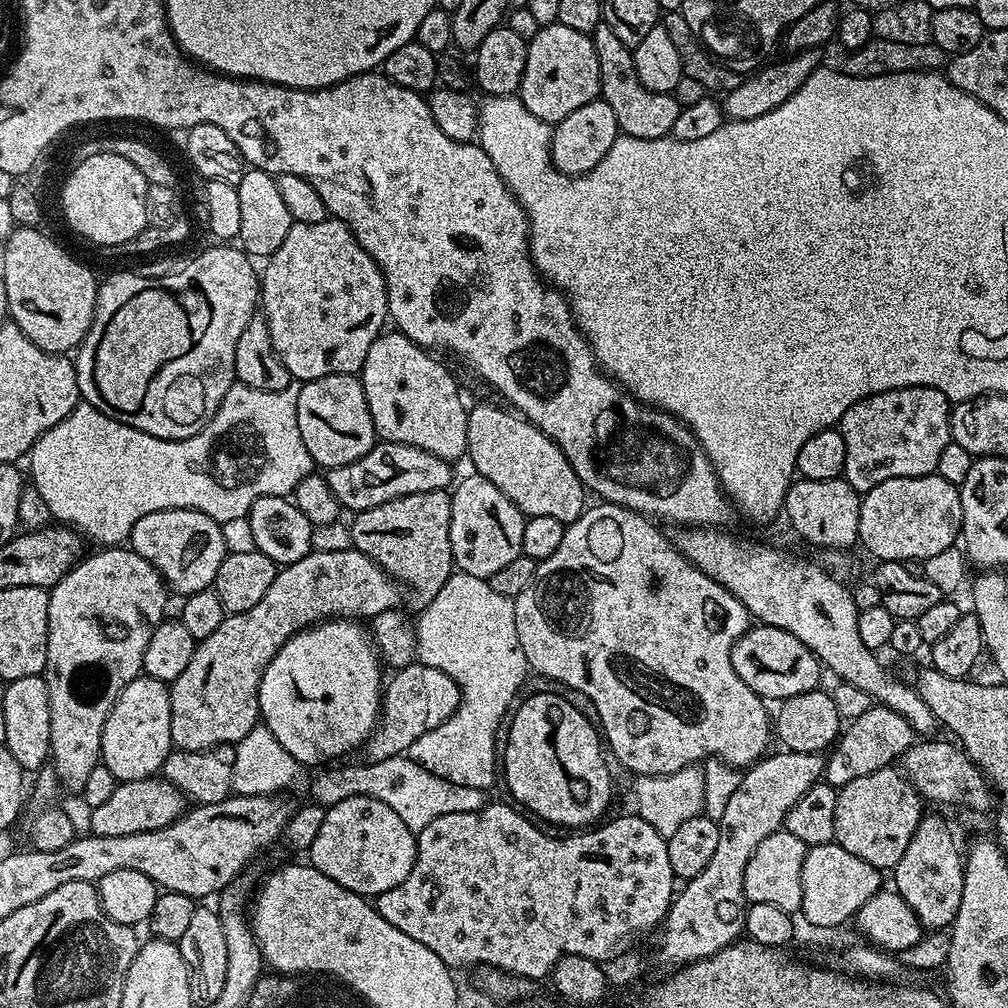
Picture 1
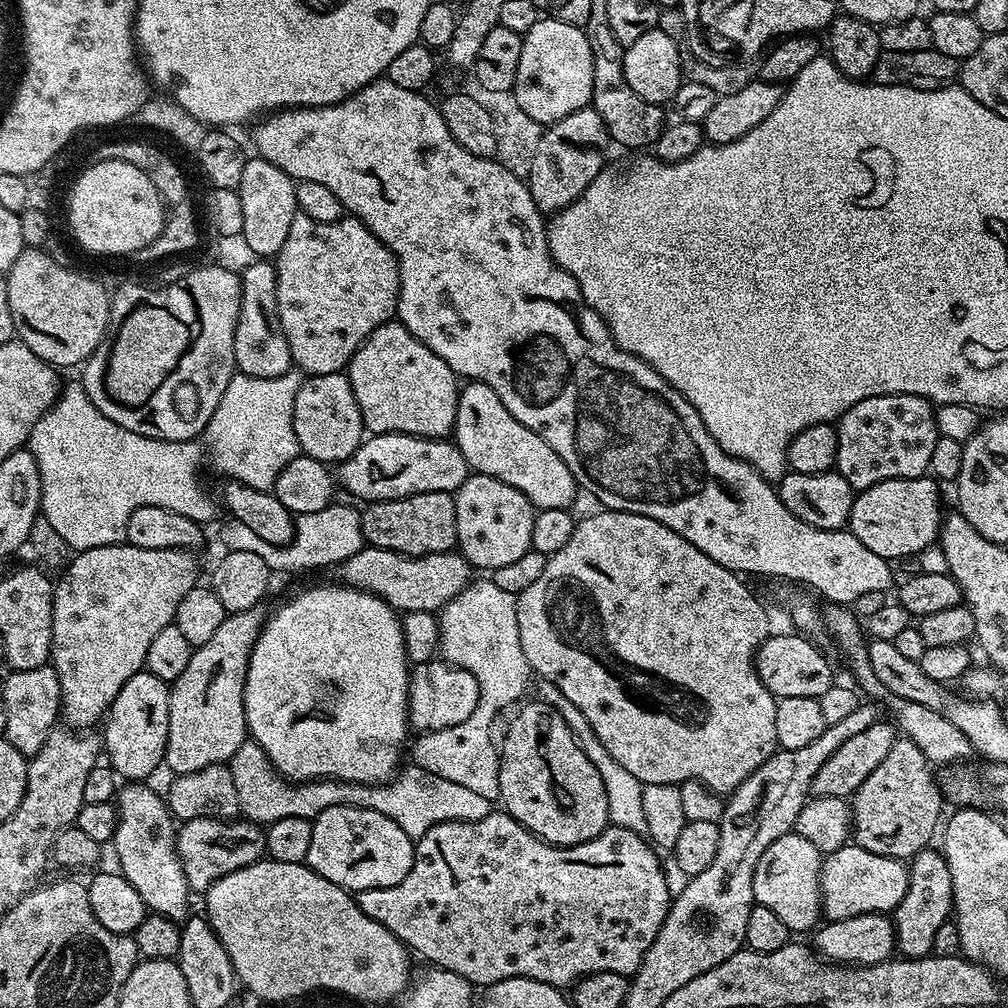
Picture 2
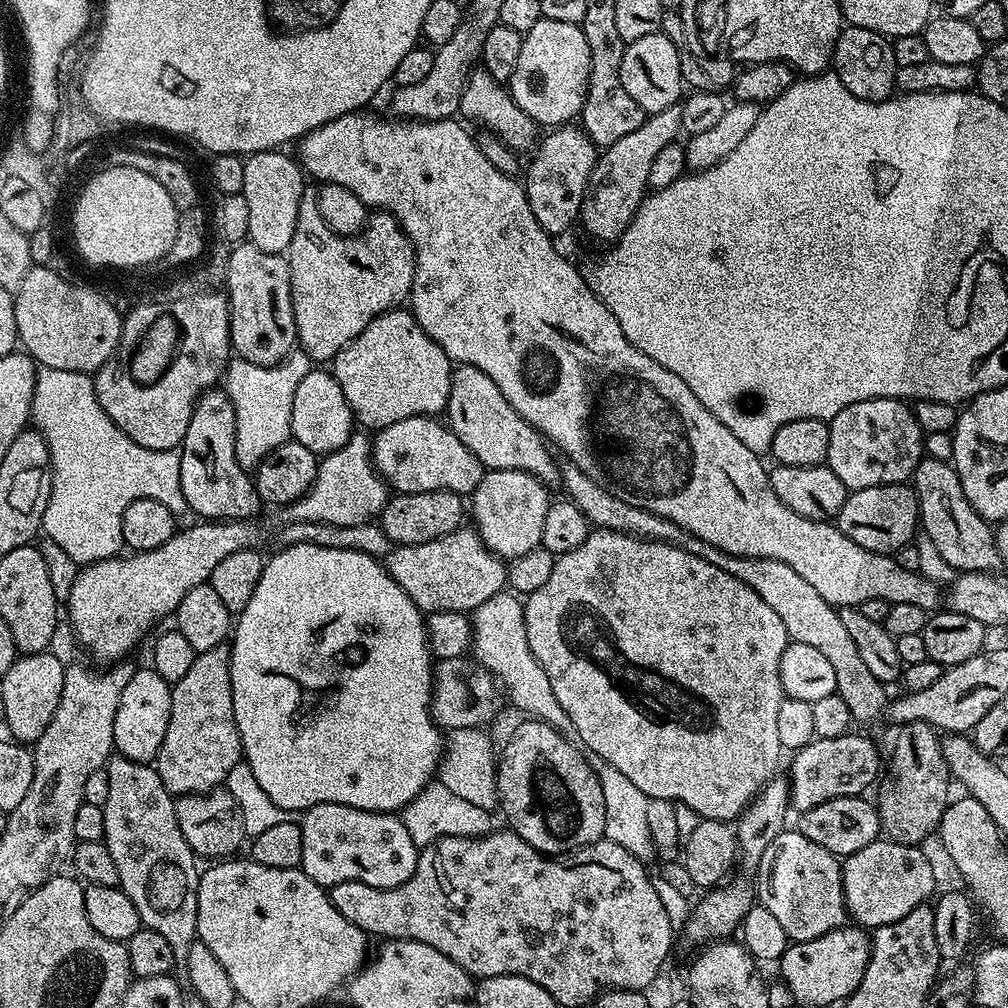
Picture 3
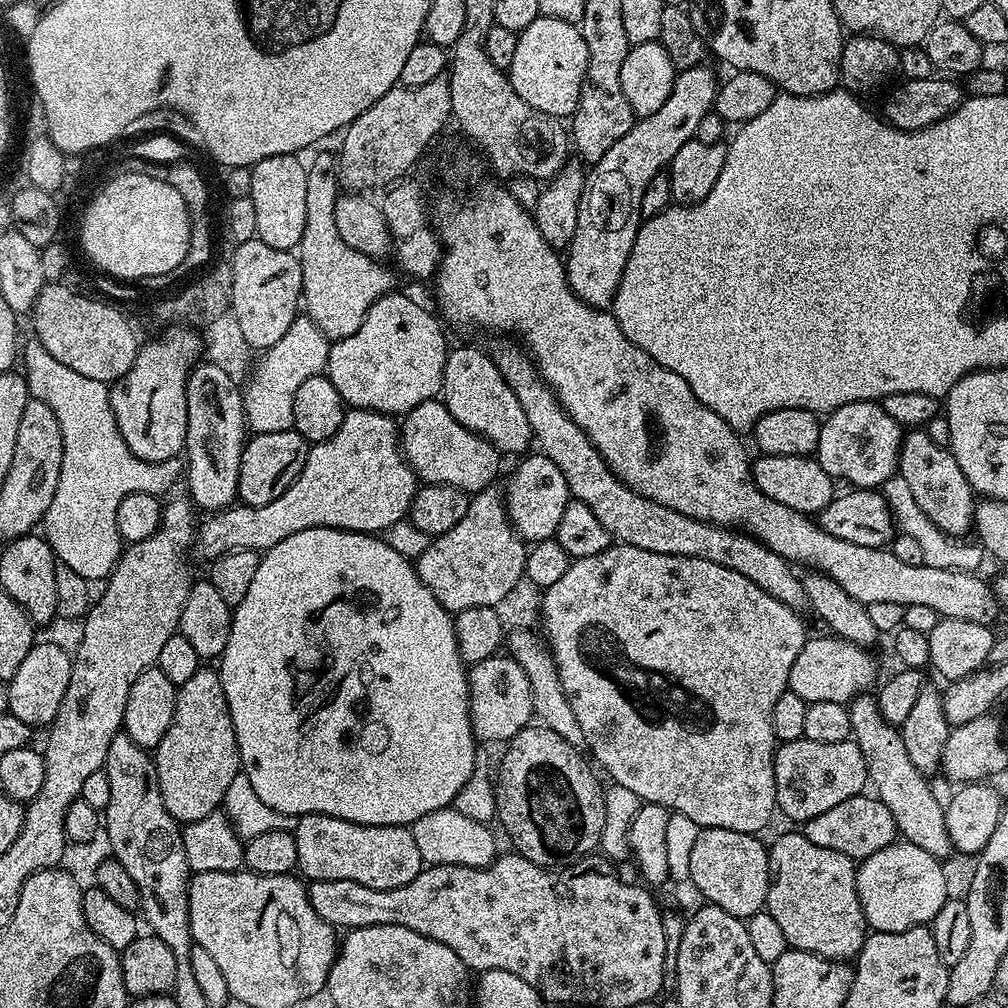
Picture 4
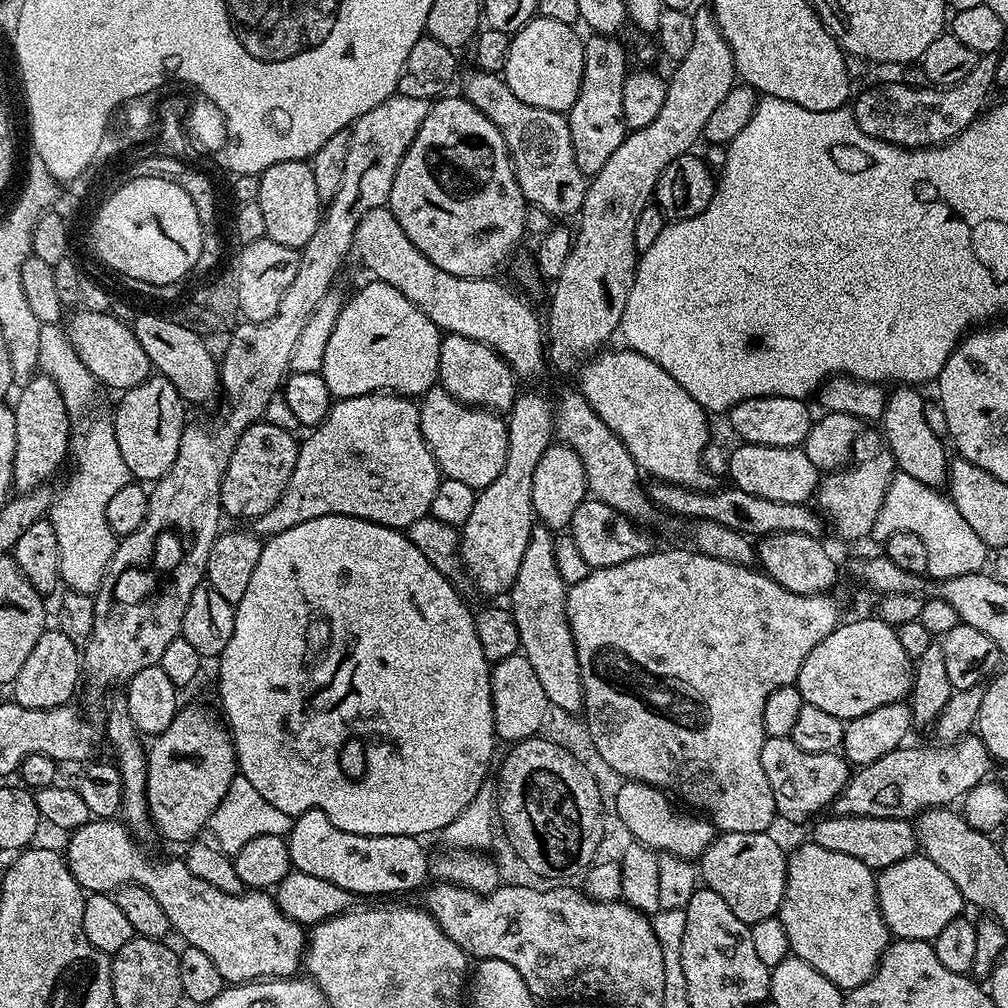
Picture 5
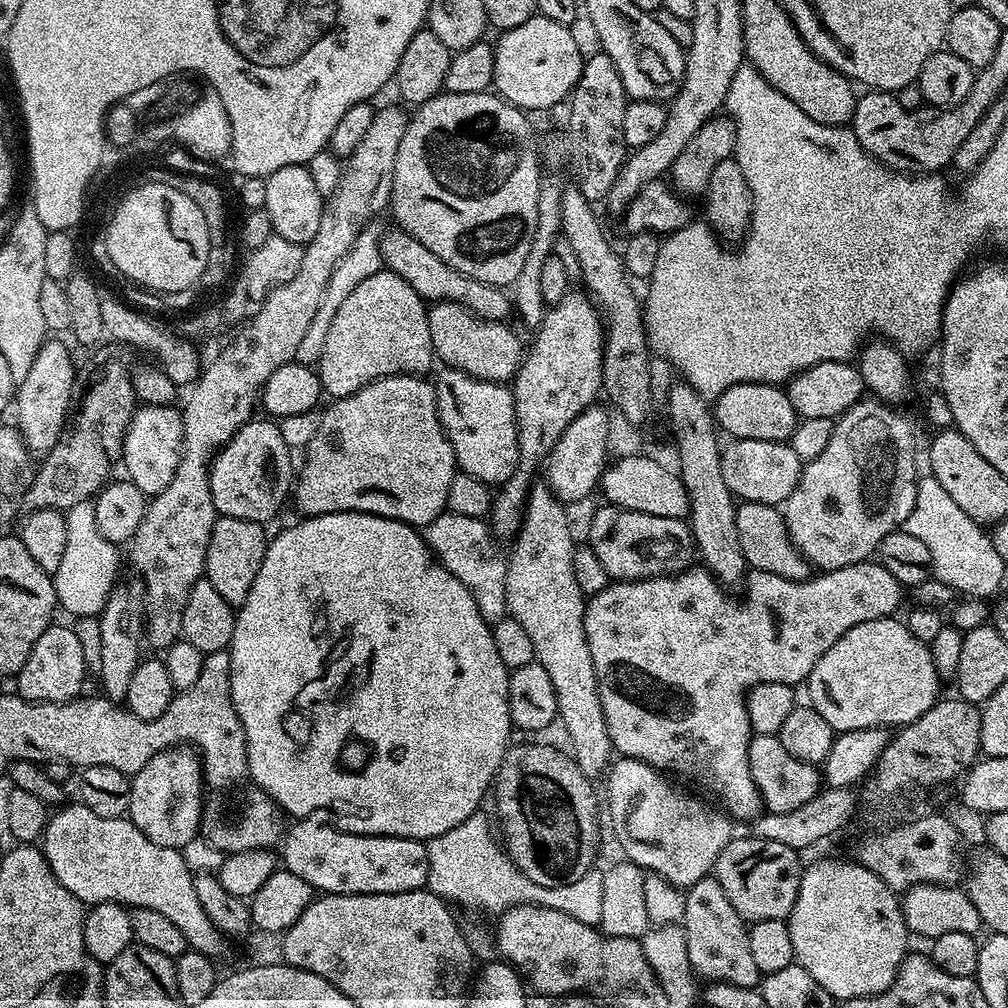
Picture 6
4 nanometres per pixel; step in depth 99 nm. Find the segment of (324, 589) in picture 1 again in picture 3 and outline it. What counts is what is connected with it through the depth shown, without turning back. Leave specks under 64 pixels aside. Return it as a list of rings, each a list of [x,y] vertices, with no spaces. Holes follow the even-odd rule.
[[[461,526],[442,538],[421,544],[401,544],[386,557],[388,573],[410,594],[425,614],[454,611],[471,614],[482,602],[505,591],[508,569],[505,561],[488,549],[475,527]],[[221,646],[214,650],[206,650],[199,653],[194,658],[194,666],[190,666],[190,671],[185,674],[176,684],[172,685],[172,701],[170,702],[170,726],[166,726],[166,738],[162,738],[162,746],[158,750],[154,761],[154,767],[158,776],[162,780],[162,784],[173,797],[177,796],[196,796],[199,792],[210,792],[213,788],[219,788],[225,783],[230,774],[230,770],[234,770],[234,766],[241,763],[242,749],[240,747],[240,735],[238,734],[238,726],[234,722],[234,694],[232,693],[232,683],[230,682],[230,662],[232,661],[232,653],[227,647]]]

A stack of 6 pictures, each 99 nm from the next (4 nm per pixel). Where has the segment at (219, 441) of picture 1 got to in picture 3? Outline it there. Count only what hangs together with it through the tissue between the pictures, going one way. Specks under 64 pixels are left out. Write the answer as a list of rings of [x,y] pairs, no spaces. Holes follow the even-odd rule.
[[[294,350],[283,362],[269,368],[239,358],[229,359],[222,388],[234,406],[236,457],[245,470],[255,470],[274,449],[288,443],[292,434],[290,410],[294,406],[294,390],[298,390],[298,382],[313,368],[314,361],[303,350]],[[41,367],[36,373],[32,416],[48,443],[52,463],[52,489],[42,532],[58,542],[78,566],[109,560],[125,551],[122,514],[130,502],[154,498],[174,514],[185,511],[179,451],[138,446],[102,410],[89,373]]]

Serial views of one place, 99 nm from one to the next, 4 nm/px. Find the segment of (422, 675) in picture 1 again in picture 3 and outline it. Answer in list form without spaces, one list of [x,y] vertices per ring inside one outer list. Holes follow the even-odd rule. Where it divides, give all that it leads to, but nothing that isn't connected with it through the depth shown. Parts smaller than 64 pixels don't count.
[[[464,656],[437,659],[434,664],[432,690],[432,719],[444,730],[458,728],[484,728],[496,716],[502,704],[502,692],[497,677],[488,669]]]

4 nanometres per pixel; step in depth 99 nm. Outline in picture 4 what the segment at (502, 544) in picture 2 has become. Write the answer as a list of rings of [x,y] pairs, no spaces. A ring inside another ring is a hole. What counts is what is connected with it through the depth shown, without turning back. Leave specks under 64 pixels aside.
[[[542,454],[532,455],[525,455],[521,459],[525,460],[513,470],[508,489],[505,487],[502,492],[504,507],[508,509],[508,520],[525,542],[553,539],[558,530],[558,521],[570,499],[562,470],[558,470],[558,466],[554,466],[554,462]]]

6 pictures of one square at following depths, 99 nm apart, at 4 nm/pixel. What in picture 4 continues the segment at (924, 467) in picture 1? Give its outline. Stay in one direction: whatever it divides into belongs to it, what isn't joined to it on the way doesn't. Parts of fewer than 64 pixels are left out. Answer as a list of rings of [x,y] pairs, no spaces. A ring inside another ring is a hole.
[[[874,400],[862,402],[850,402],[841,408],[835,408],[823,417],[818,434],[818,446],[814,453],[814,459],[820,463],[822,470],[830,474],[833,481],[845,480],[845,485],[852,488],[879,489],[892,476],[897,475],[900,467],[900,441],[902,429],[890,414],[886,414],[883,403]]]

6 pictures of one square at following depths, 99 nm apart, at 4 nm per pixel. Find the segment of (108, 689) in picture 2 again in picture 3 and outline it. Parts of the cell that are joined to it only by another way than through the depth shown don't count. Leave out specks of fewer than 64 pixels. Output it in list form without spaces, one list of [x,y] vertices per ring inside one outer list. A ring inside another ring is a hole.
[[[226,520],[223,522],[196,522],[193,528],[181,527],[161,548],[149,552],[121,554],[111,556],[109,560],[85,564],[74,578],[74,590],[70,590],[70,598],[66,601],[68,620],[76,627],[76,636],[80,644],[88,648],[88,652],[96,660],[104,662],[120,662],[124,656],[152,627],[156,620],[163,616],[171,617],[176,607],[186,598],[194,586],[211,581],[214,566],[222,562],[230,554],[243,548],[252,548],[260,532],[252,520]]]

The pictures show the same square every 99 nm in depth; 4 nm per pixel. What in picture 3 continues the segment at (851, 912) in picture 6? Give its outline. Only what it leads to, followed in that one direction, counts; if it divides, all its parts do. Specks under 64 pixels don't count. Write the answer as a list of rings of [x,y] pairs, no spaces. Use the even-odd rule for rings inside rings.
[[[785,830],[766,846],[754,873],[754,896],[786,930],[789,941],[822,938],[835,928],[845,927],[849,919],[844,906],[842,864],[830,850],[810,842],[799,830]]]

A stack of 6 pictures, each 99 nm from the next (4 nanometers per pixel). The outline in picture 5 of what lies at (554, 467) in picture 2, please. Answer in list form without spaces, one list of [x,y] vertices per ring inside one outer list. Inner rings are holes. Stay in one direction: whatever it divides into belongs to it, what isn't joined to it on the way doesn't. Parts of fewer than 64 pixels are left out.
[[[445,335],[440,341],[440,375],[438,377],[439,387],[445,388],[447,392],[461,404],[473,408],[485,410],[495,410],[504,414],[512,407],[512,403],[518,395],[517,377],[514,375],[512,367],[497,354],[489,344],[478,342],[474,338],[465,336]]]

